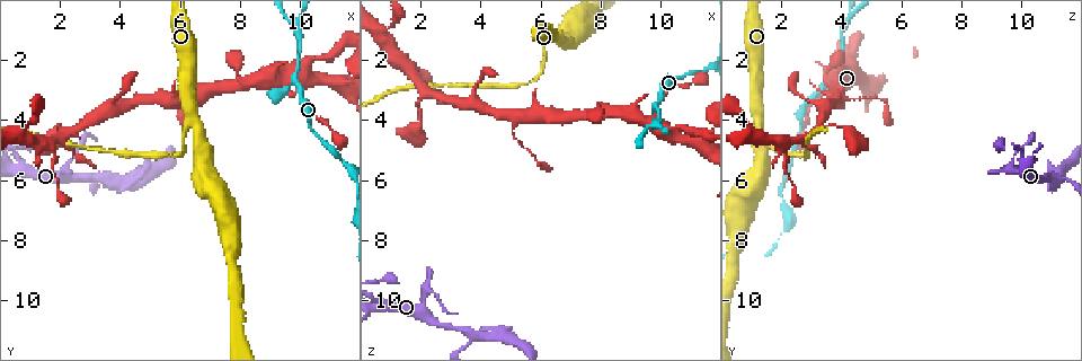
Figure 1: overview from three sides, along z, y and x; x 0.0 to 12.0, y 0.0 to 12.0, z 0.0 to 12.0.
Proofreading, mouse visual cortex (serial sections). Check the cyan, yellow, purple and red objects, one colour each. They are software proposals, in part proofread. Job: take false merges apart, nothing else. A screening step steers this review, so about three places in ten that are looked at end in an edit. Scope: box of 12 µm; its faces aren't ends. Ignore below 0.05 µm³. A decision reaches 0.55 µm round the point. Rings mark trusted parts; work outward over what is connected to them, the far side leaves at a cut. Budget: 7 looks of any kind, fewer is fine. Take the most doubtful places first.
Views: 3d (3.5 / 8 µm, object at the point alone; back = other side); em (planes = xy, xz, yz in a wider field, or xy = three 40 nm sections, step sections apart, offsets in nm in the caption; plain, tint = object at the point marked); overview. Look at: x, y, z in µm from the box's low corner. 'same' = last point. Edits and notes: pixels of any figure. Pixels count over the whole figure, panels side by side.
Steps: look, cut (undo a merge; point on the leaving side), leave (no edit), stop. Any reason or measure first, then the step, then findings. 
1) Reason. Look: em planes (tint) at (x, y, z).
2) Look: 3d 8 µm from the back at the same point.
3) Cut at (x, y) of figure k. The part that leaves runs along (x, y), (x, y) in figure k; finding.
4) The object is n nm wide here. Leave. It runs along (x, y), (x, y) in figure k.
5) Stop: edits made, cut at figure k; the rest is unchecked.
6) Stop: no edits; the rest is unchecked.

Arms run side by side. Look: 3d 3.5 µm at (6.4, 3.9, 1.3).

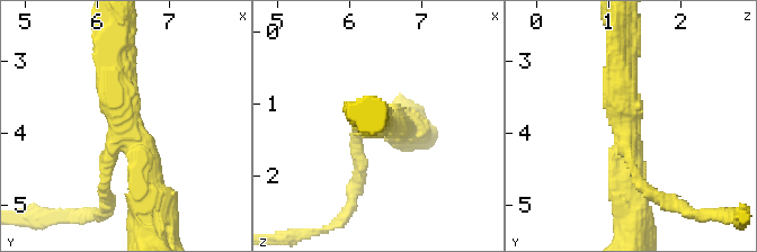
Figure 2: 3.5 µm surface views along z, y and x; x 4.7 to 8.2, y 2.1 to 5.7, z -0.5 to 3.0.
Leave. It runs along (116, 54), (147, 203) in figure 2; one cell here.

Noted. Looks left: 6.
Abrupt turn. Look: 3d 3.5 µm at (3.8, 6.0, 11.1).

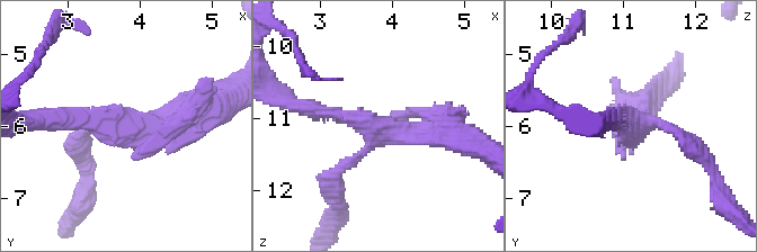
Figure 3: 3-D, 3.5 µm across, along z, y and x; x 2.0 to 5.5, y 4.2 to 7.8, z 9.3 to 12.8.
3 arms meet here; the arms are 150, 200, 300 nm wide; shape alone is not enough. Look: em planes (tint) at (3.75, 5.95, 11.15).

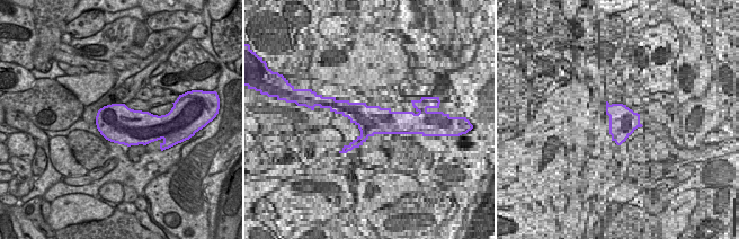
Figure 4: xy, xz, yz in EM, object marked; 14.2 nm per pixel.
Cut at (85, 141) of figure 3. The part that leaves runs along (362, 152), (338, 171), (331, 189) in figure 3; two cells meet here.

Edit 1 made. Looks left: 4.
Look: overview.

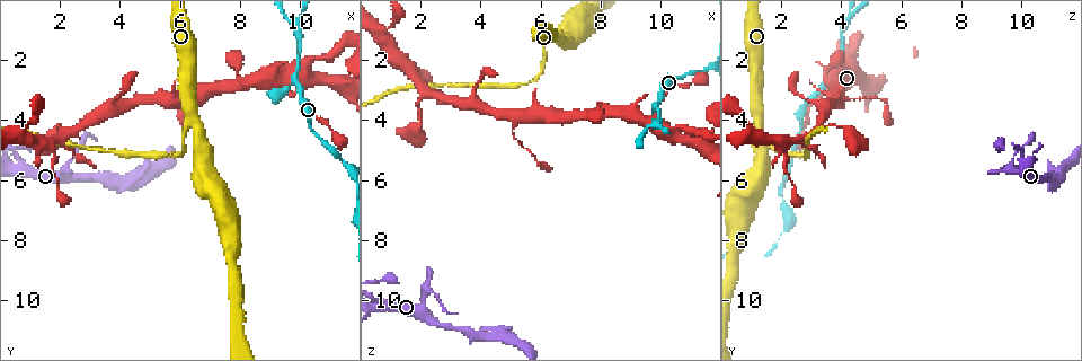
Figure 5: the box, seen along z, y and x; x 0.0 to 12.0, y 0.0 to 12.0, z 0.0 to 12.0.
A fork. Look: 3d 3.5 µm at (9.9, 2.7, 3.6).

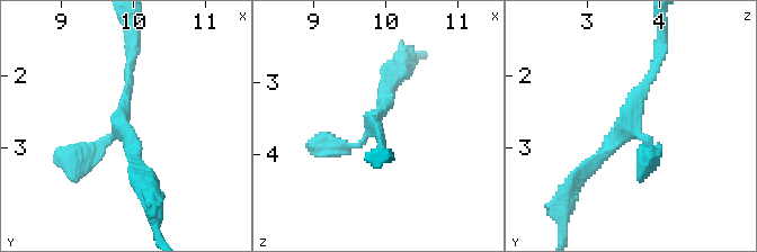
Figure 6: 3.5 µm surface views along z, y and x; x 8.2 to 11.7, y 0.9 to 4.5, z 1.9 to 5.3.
3 arms meet here; the arms are 100, 200, 200 nm wide; need the tissue. Look: em xy step 3 (tint) at (9.85, 2.70, 3.50).

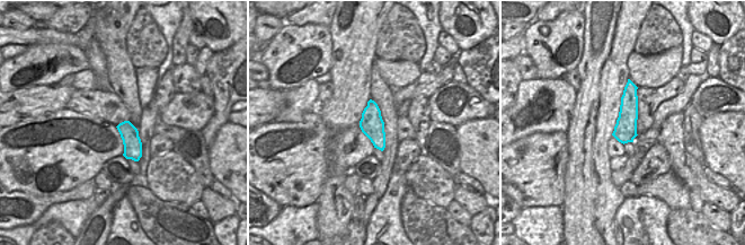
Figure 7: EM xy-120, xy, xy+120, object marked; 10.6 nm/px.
The object is 260 nm wide here. Leave. It runs along (577, 178), (626, 126), (658, 61) in figure 6; all the same cell.

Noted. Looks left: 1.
Stop: edits made, cut at figure 3; the rest is unchecked.

